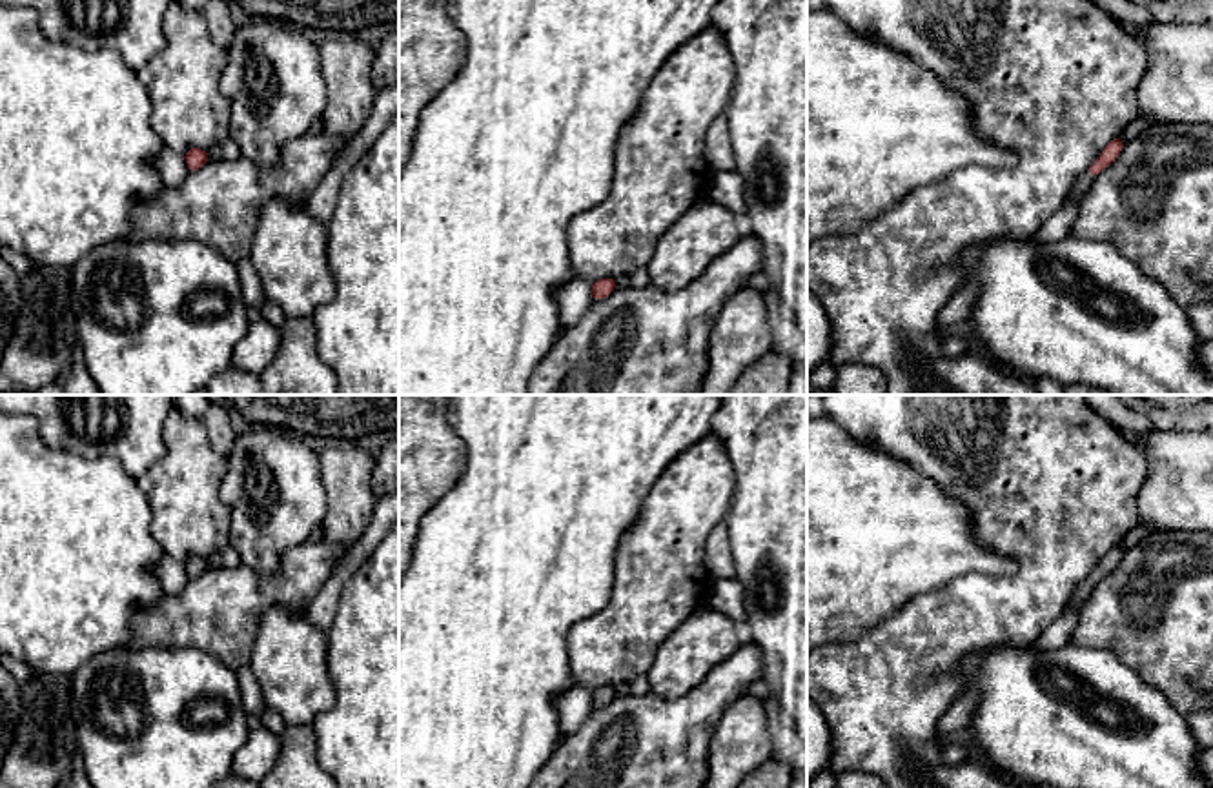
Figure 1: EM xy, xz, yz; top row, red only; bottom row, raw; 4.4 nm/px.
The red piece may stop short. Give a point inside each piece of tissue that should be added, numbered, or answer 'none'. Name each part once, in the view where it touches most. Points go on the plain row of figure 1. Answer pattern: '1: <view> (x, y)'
1: yz (1082, 592)

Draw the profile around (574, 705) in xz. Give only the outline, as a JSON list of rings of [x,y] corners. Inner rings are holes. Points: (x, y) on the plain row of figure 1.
[[[574,684],[557,699],[559,712],[559,739],[577,732],[592,712],[592,692]]]

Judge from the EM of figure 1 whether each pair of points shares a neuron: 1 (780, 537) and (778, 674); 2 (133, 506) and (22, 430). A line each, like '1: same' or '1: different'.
1: same
2: same

